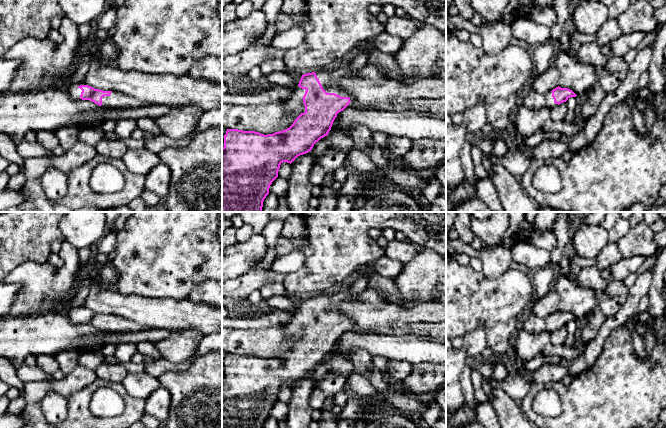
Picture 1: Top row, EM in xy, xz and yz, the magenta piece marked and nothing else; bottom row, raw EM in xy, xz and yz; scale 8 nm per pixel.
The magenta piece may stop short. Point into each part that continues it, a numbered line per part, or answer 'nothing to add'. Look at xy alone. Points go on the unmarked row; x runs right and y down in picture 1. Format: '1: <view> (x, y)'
1: xy (116, 321)

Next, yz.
1: yz (533, 324)

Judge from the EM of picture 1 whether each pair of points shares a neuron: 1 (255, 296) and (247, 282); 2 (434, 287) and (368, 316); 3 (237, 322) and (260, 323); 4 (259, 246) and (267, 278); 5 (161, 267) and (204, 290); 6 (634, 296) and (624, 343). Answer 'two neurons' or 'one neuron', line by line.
1: two neurons
2: two neurons
3: one neuron
4: two neurons
5: two neurons
6: two neurons

